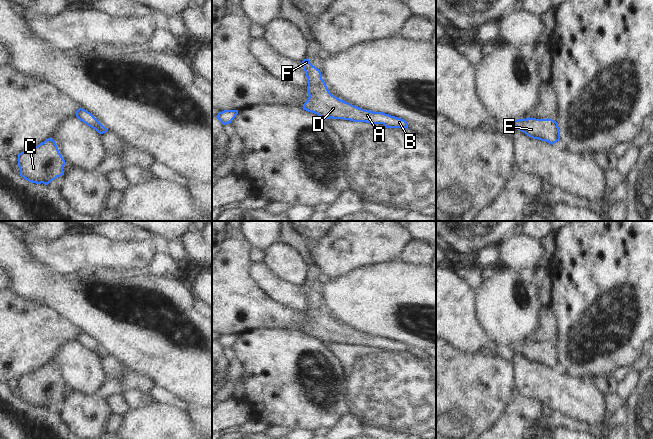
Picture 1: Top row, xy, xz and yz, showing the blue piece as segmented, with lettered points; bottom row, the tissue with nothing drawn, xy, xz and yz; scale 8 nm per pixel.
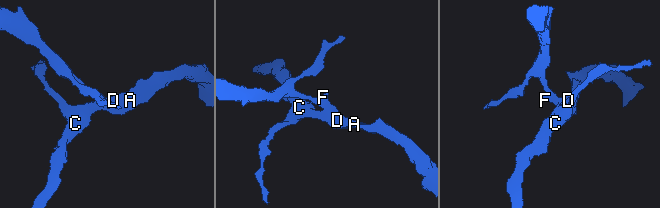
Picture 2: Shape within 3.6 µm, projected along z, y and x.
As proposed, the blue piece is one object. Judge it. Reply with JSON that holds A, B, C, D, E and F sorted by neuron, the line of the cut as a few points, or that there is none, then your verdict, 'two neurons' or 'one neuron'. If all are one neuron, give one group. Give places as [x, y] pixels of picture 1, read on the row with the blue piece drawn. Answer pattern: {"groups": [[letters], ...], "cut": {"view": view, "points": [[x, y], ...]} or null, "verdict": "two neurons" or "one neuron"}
{"groups": [["A", "B", "C", "D", "E"], ["F"]], "cut": {"view": "xz", "points": [[322, 79], [317, 84], [308, 86]]}, "verdict": "two neurons"}

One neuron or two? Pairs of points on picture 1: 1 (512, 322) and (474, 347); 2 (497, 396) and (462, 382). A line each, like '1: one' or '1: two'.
1: two
2: one

